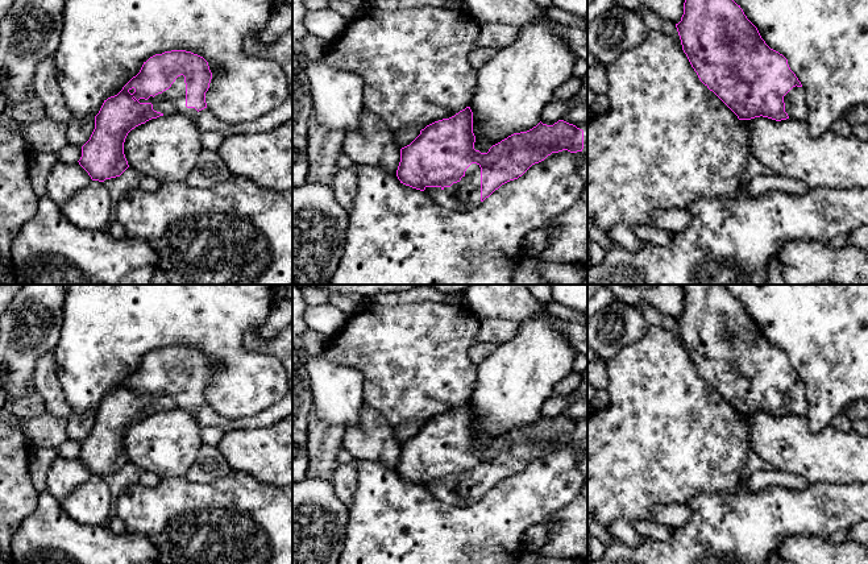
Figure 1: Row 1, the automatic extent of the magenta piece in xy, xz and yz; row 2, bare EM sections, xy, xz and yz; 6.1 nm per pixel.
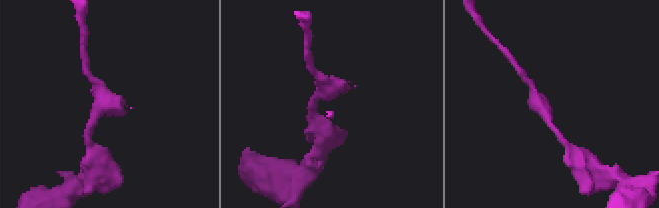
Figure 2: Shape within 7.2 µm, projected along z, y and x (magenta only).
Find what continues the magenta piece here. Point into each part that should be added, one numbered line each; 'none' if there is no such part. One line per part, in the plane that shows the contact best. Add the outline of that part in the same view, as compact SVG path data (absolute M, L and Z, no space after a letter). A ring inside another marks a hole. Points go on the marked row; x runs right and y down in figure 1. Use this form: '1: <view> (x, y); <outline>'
1: xy (173, 100); M292 26L270 45L263 43L259 36L249 36L244 42L244 53L274 59L287 72L288 96L283 103L262 117L240 124L228 124L215 117L209 108L204 108L199 112L195 108L187 108L183 75L178 76L171 87L162 94L154 98L150 96L148 100L140 99L138 101L151 103L153 109L163 115L183 115L192 120L195 127L202 132L215 130L224 136L269 132L292 120Z

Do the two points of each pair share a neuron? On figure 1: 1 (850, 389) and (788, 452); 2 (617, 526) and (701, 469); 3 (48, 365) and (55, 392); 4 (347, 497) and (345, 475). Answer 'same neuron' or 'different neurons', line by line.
1: different neurons
2: different neurons
3: same neuron
4: same neuron

